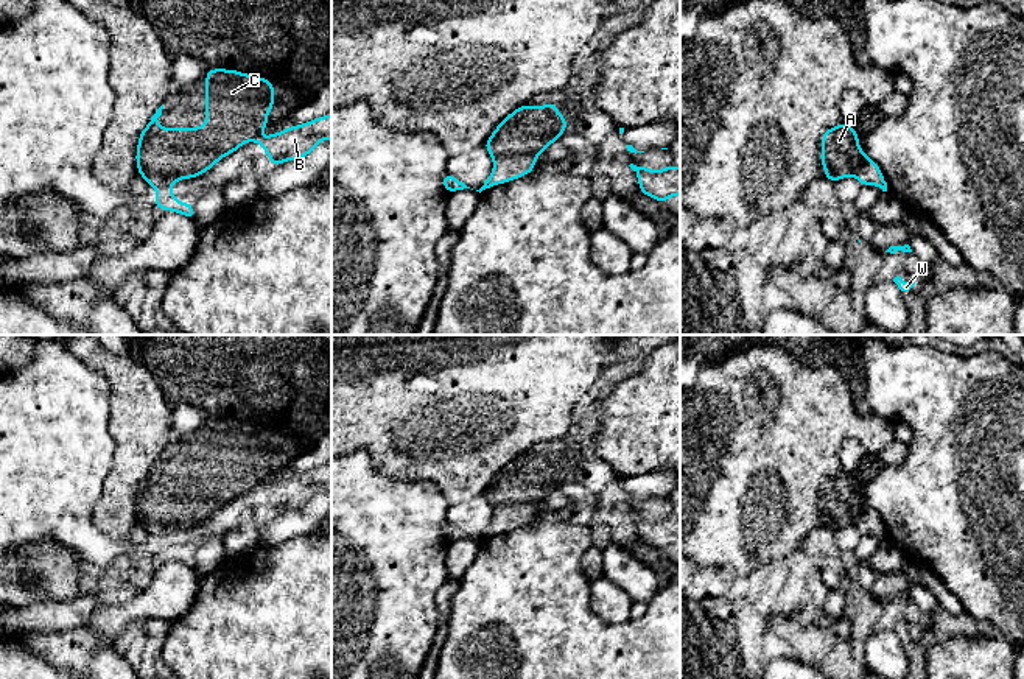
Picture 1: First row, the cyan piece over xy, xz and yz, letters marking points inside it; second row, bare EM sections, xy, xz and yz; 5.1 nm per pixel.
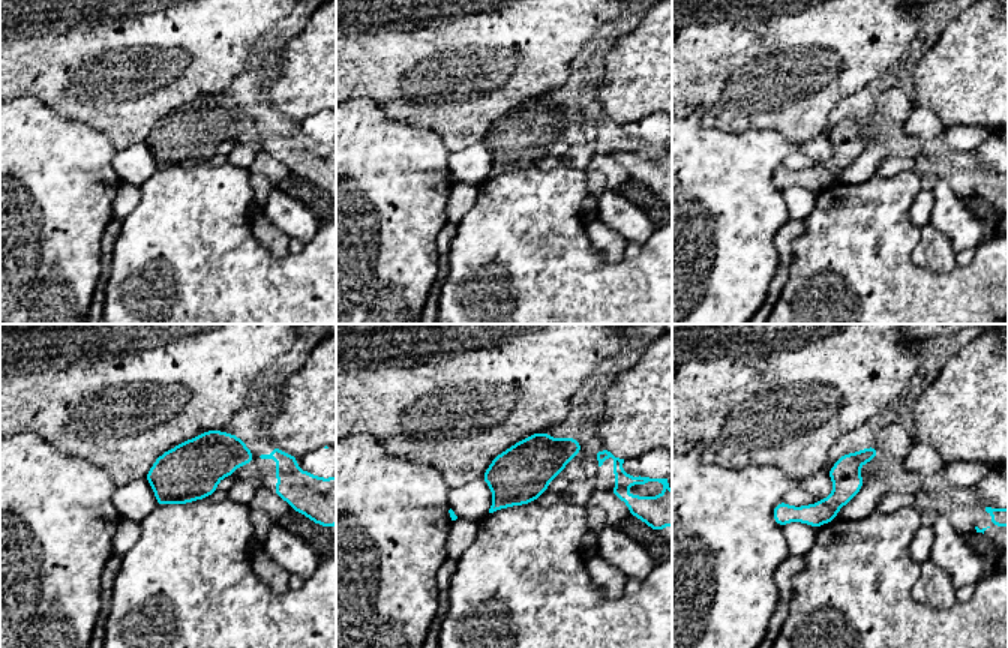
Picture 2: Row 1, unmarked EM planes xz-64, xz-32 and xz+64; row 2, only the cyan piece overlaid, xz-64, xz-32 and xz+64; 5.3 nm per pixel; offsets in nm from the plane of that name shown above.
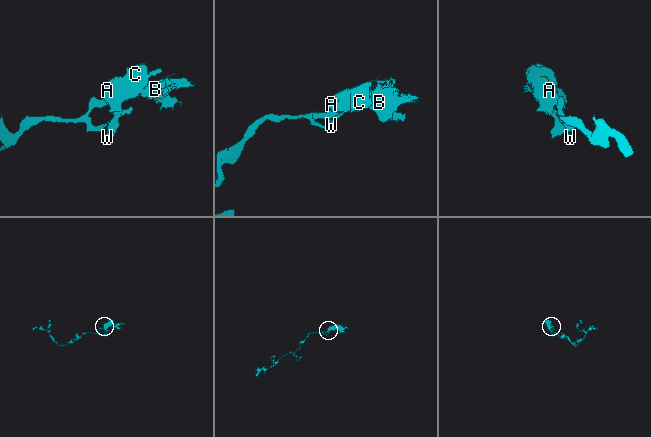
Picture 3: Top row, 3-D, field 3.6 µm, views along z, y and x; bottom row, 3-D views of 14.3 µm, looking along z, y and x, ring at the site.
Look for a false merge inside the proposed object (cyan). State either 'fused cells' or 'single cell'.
single cell

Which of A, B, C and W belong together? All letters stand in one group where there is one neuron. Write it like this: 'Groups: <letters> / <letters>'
Groups: A B C W

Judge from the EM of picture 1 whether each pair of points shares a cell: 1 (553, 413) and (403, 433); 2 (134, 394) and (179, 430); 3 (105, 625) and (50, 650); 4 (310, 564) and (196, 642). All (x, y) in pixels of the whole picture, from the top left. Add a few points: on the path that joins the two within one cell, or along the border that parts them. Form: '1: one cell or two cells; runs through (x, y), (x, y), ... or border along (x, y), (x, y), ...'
1: one cell; runs through (515, 413), (503, 413), (467, 424), (441, 424)
2: two cells; border along (175, 408), (167, 444)
3: two cells; border along (86, 625), (112, 647)
4: one cell; runs through (282, 592), (231, 642), (224, 642)

